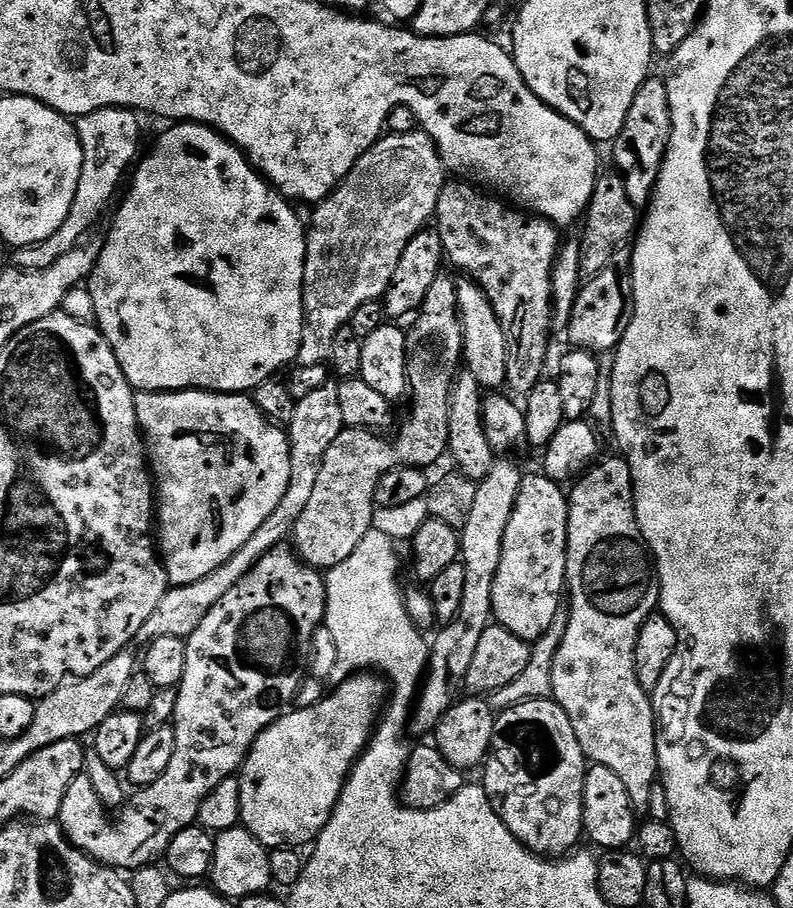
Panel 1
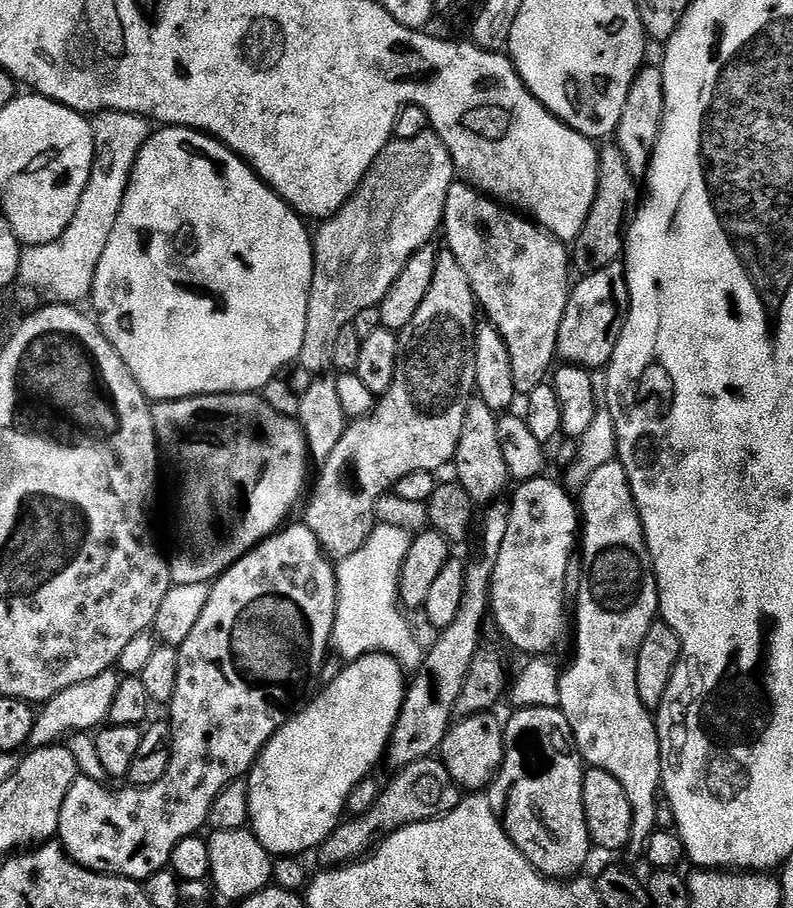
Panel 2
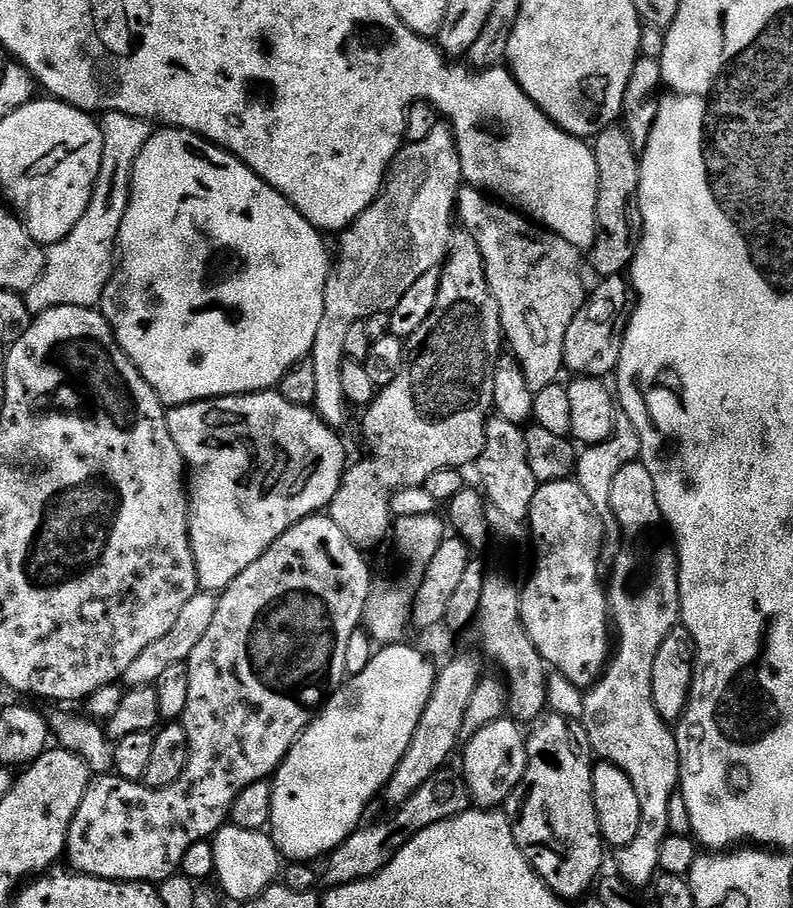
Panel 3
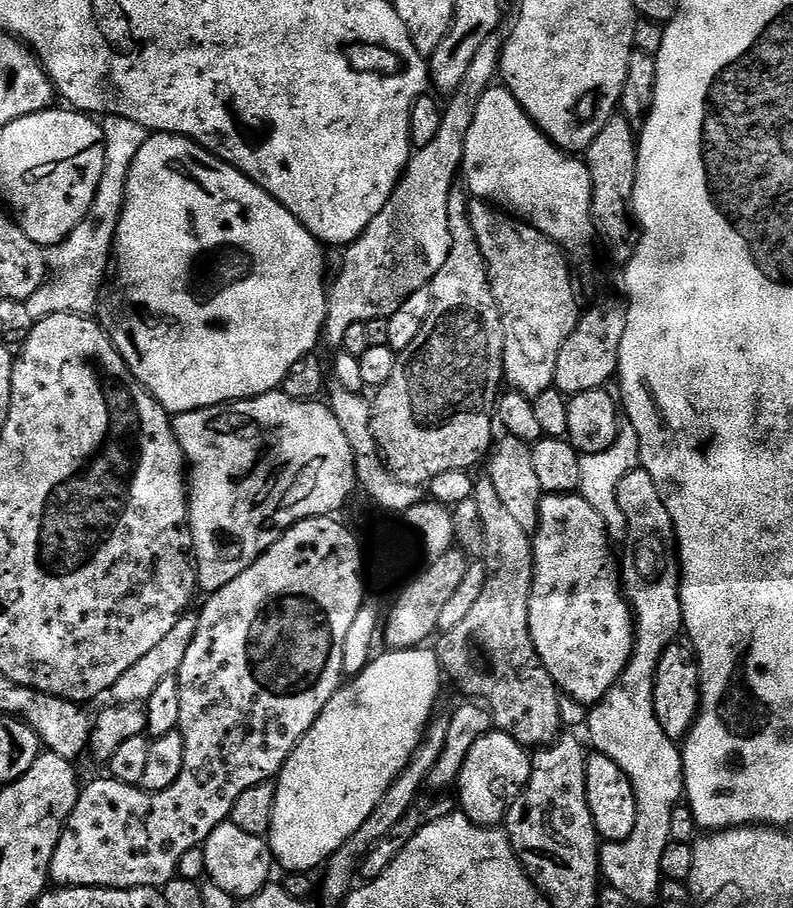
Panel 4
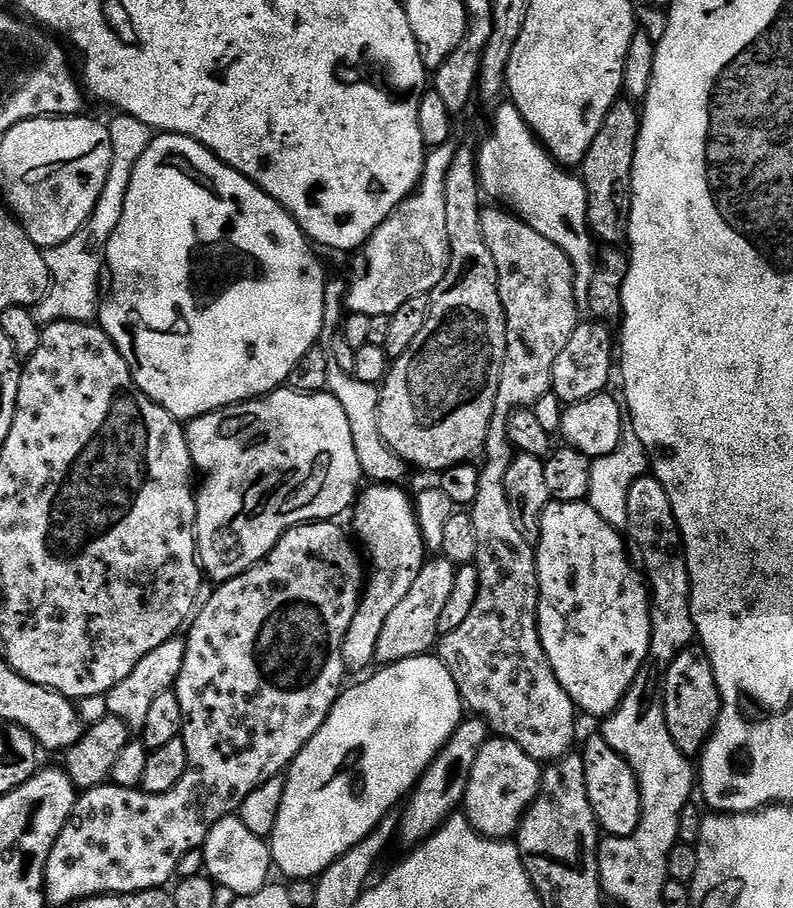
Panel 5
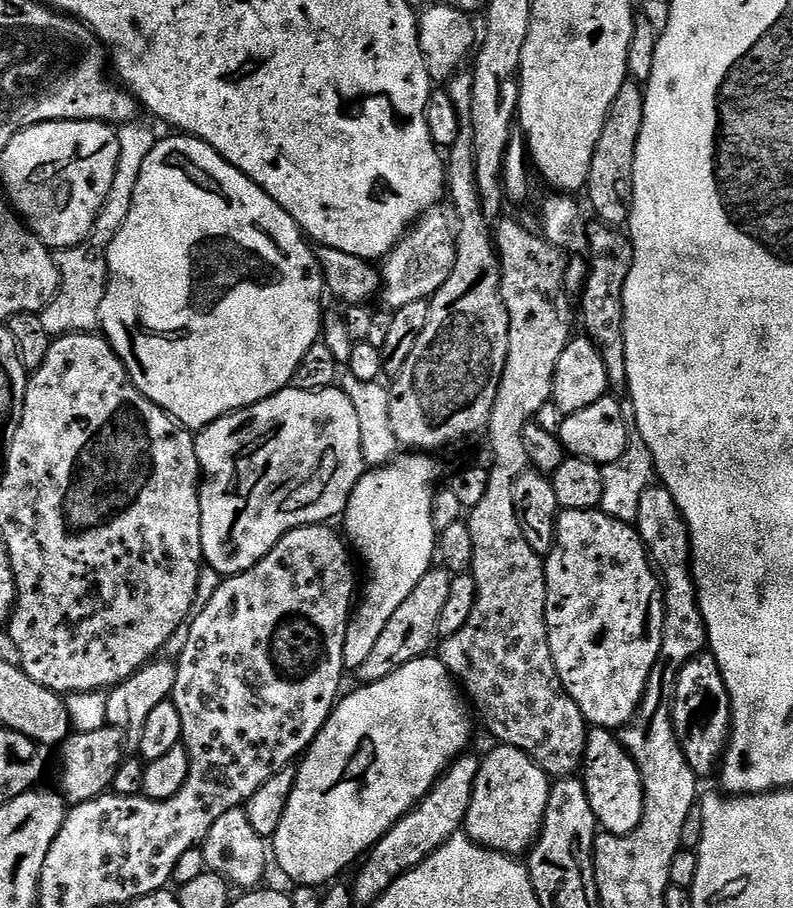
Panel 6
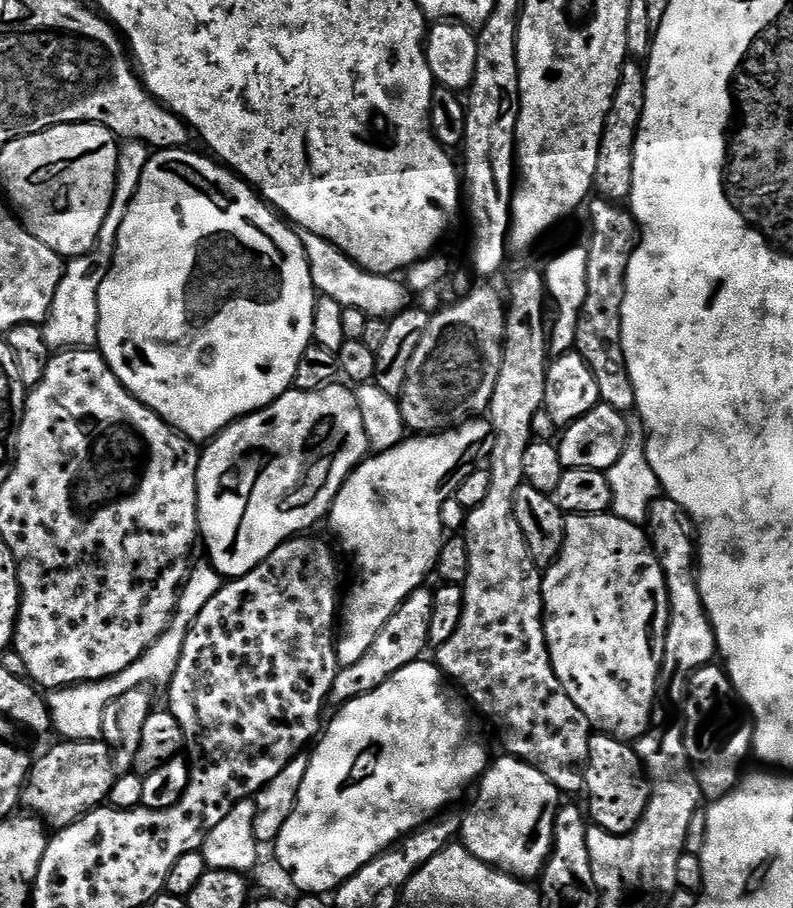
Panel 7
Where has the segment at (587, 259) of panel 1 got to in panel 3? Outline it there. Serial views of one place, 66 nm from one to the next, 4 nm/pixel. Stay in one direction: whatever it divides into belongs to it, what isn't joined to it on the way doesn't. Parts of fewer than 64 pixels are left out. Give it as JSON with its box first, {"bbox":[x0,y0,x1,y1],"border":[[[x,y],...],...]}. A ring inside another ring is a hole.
{"bbox":[590,126,640,277],"border":[[[613,126],[602,130],[595,137],[594,151],[598,162],[598,178],[600,179],[600,197],[598,198],[598,210],[596,211],[596,226],[599,232],[596,245],[590,249],[592,256],[592,268],[597,272],[597,277],[619,276],[629,271],[634,255],[633,241],[628,241],[632,236],[632,216],[634,220],[634,205],[638,200],[640,190],[640,156],[637,145],[632,143],[628,133],[623,127]]]}

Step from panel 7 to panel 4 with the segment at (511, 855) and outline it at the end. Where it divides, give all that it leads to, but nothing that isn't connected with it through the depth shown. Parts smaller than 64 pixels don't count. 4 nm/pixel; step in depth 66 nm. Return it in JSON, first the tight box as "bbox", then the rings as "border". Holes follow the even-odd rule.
{"bbox":[458,730,532,825],"border":[[[493,730],[480,736],[469,750],[466,762],[460,771],[458,789],[460,788],[460,804],[464,807],[461,808],[463,815],[467,816],[474,824],[499,825],[510,811],[508,799],[511,798],[512,792],[516,792],[515,794],[523,793],[524,789],[528,787],[530,777],[532,777],[532,762],[524,745],[499,730]]]}

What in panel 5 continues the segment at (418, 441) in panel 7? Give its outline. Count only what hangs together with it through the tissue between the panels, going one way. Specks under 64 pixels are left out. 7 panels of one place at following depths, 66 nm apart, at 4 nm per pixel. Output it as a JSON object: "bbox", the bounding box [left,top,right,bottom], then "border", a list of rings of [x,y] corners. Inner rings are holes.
{"bbox":[342,483,426,673],"border":[[[377,483],[375,486],[368,486],[368,489],[365,487],[354,504],[356,532],[361,540],[359,543],[364,543],[368,547],[377,572],[372,581],[367,581],[360,605],[356,607],[356,613],[350,622],[350,630],[346,630],[342,658],[349,673],[373,667],[378,650],[378,638],[382,635],[382,626],[386,626],[386,618],[390,618],[394,606],[398,606],[398,602],[406,598],[426,563],[426,549],[420,536],[413,497],[408,497],[402,489],[396,487],[400,486]]]}

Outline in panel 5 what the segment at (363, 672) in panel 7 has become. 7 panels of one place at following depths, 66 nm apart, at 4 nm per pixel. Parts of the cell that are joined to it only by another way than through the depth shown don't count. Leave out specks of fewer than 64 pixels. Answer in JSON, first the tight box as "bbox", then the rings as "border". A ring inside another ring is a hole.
{"bbox":[375,556,457,665],"border":[[[443,556],[435,558],[437,559],[425,563],[406,598],[402,598],[402,602],[394,606],[390,618],[386,618],[386,626],[382,626],[382,635],[378,638],[375,659],[377,665],[397,664],[406,658],[423,656],[435,647],[440,634],[438,620],[442,616],[443,607],[446,606],[451,591],[454,590],[457,569]]]}

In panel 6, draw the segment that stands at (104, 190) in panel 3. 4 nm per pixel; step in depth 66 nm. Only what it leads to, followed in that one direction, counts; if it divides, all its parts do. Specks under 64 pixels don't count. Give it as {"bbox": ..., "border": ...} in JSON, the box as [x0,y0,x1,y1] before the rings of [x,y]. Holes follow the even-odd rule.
{"bbox":[41,122,158,334],"border":[[[133,122],[125,124],[117,131],[116,137],[118,138],[118,146],[120,147],[118,166],[116,167],[114,182],[112,183],[108,200],[104,204],[104,211],[96,219],[96,225],[92,227],[91,236],[88,237],[85,243],[78,244],[75,248],[66,248],[55,253],[56,265],[60,271],[60,288],[56,291],[56,297],[52,299],[50,312],[53,312],[56,316],[49,316],[49,314],[41,315],[42,325],[51,334],[92,332],[94,326],[100,323],[100,307],[102,306],[104,291],[108,285],[108,257],[106,253],[110,242],[114,242],[118,230],[122,230],[122,222],[126,222],[126,214],[130,210],[130,202],[132,201],[132,191],[134,190],[134,186],[138,186],[138,174],[142,174],[142,162],[146,162],[146,154],[150,154],[150,150],[154,150],[158,139],[157,133],[152,133],[146,125],[140,123]]]}

